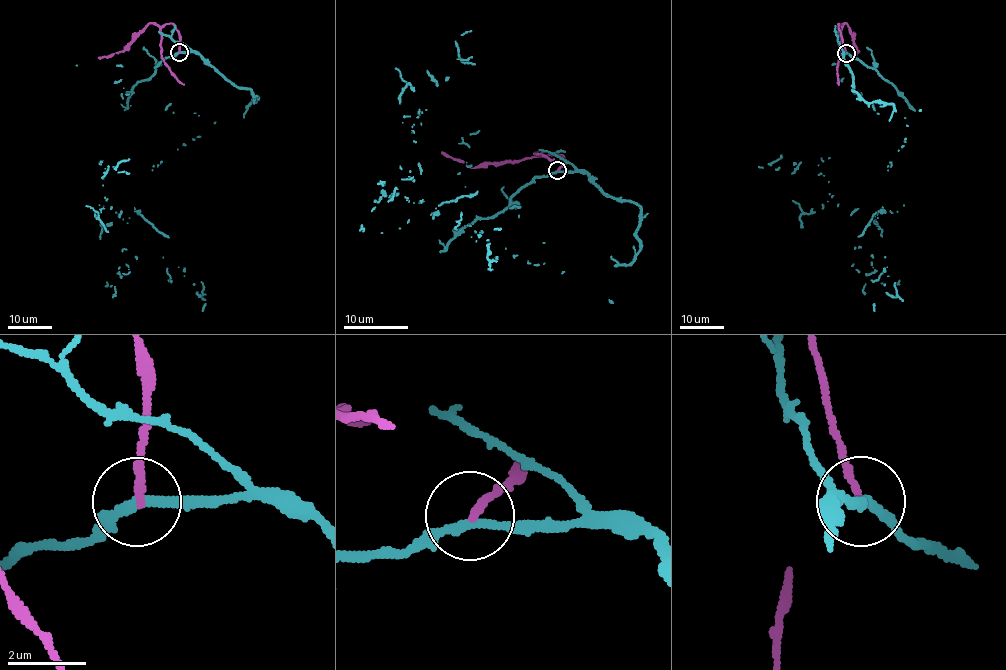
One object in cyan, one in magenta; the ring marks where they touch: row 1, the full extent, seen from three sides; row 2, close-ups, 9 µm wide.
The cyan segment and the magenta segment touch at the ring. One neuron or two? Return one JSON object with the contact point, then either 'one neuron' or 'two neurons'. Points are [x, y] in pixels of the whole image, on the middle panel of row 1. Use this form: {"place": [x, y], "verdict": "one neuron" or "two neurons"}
{"place": [557, 170], "verdict": "two neurons"}

